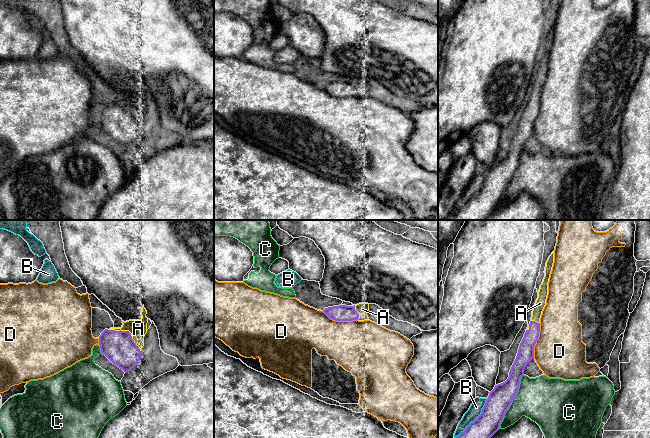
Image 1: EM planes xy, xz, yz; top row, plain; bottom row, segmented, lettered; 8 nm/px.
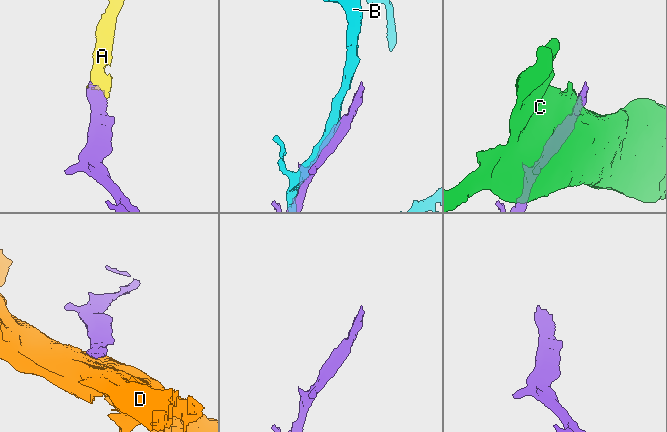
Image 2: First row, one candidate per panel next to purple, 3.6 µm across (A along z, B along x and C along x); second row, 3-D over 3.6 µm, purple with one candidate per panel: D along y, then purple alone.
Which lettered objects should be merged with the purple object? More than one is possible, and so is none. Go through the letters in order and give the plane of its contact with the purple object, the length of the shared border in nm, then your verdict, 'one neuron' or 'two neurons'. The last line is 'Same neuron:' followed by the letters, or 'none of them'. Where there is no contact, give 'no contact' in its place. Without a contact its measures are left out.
A: meets purple in xy; contact 300 nm long; one neuron
B: meets purple in yz; contact 440 nm long; two neurons
C: meets purple in yz; contact 480 nm long; two neurons
D: meets purple in yz; contact 300 nm long; two neurons
Same neuron: A

